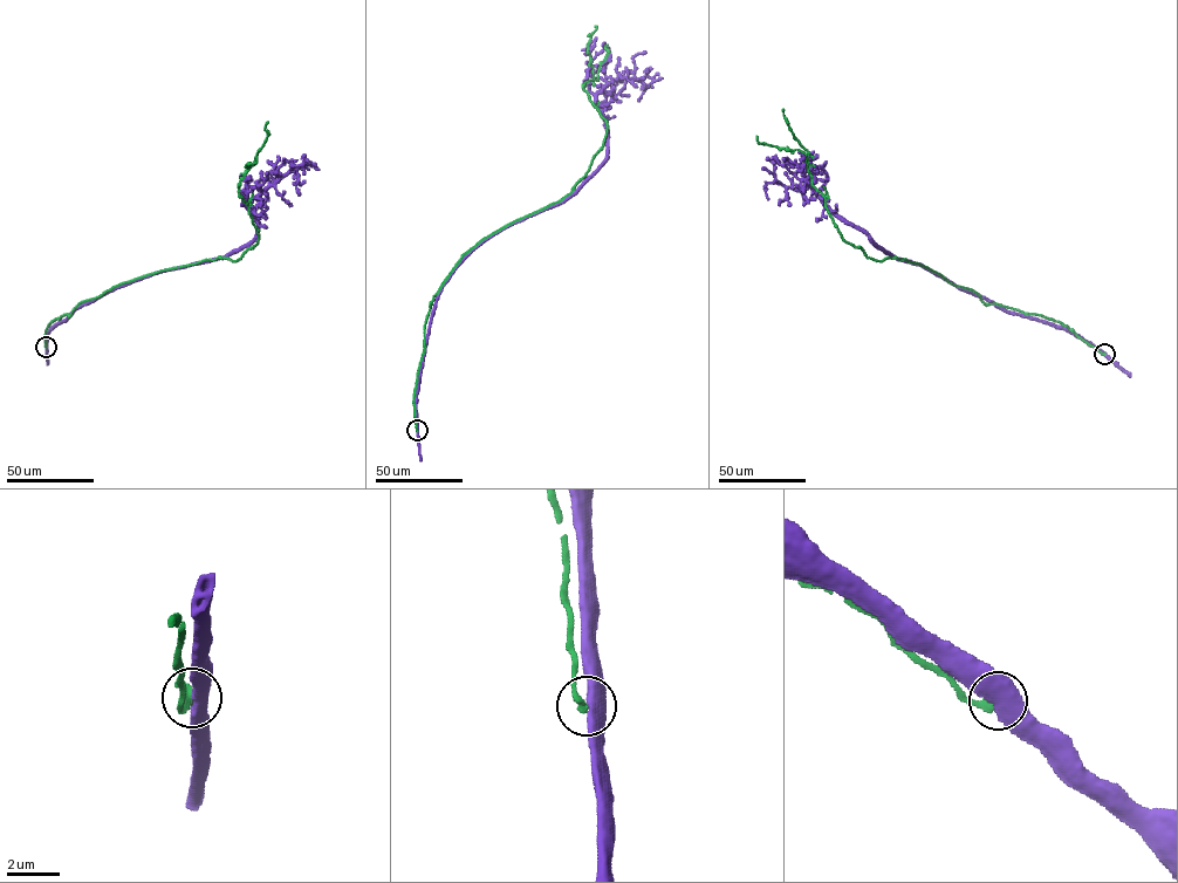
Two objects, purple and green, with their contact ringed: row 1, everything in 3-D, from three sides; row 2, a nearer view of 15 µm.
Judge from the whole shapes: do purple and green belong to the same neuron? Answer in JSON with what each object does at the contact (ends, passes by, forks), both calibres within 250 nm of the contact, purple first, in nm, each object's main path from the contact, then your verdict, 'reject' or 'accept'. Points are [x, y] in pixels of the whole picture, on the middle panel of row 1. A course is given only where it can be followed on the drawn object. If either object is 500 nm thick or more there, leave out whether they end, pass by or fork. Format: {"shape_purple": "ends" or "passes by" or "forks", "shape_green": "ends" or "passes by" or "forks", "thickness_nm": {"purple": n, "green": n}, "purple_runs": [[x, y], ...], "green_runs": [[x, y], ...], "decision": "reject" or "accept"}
{"thickness_nm": {"purple": 600, "green": 340}, "purple_runs": [[417, 430], [446, 280], [499, 231], [591, 177], [607, 155], [596, 95], [650, 77], [638, 101]], "green_runs": [[417, 430], [433, 296], [466, 252], [584, 176], [607, 128], [582, 86], [607, 45]], "decision": "reject"}

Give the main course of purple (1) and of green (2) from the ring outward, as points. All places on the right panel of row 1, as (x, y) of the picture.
1: (1103, 354), (1062, 328), (1006, 312), (922, 265), (898, 260), (828, 206), (806, 179), (808, 164), (828, 179)
2: (1104, 354), (1059, 322), (985, 303), (919, 264), (874, 260), (847, 243), (812, 183), (807, 151), (782, 109)

